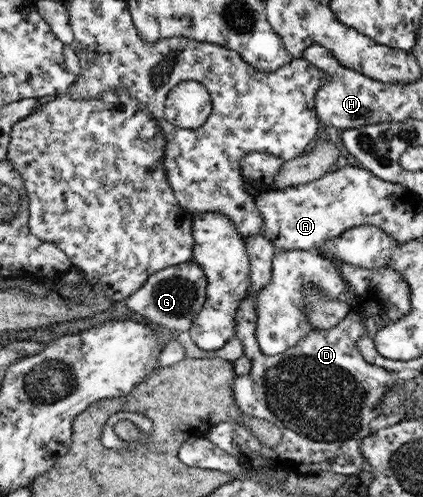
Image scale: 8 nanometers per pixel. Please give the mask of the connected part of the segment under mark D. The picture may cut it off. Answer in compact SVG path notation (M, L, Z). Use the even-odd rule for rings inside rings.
M261 234L245 236L245 247L247 249L247 253L249 253L249 279L251 279L251 285L247 288L247 296L239 302L239 308L237 308L237 312L235 312L235 335L239 341L243 344L243 356L246 356L249 360L251 360L252 368L248 375L236 376L234 379L234 383L232 384L232 395L234 397L235 404L237 408L243 413L247 415L252 415L253 417L260 417L269 422L273 422L274 425L277 425L283 433L284 438L281 441L280 445L276 447L269 448L265 445L262 445L243 425L240 425L239 421L231 421L231 422L219 422L215 425L207 434L206 438L208 441L211 441L216 447L225 451L225 453L229 453L233 457L237 457L240 460L242 465L245 468L250 469L258 469L259 467L269 467L273 470L282 470L287 473L297 473L297 475L313 475L313 473L319 473L320 471L333 471L335 473L339 473L345 476L356 477L363 469L363 464L365 463L365 457L363 457L363 453L361 453L361 449L359 449L359 443L365 438L371 435L371 432L368 428L368 424L371 423L372 419L375 419L379 415L378 407L379 401L383 398L383 395L386 395L388 391L394 385L396 385L395 380L392 380L391 375L389 375L389 370L382 369L381 367L372 365L370 362L365 361L363 359L363 355L359 353L359 338L365 334L365 325L363 325L363 313L359 313L357 309L349 309L349 313L339 321L335 327L331 327L331 329L327 330L313 330L311 334L307 334L297 342L296 346L290 347L287 351L280 353L279 355L267 355L261 351L261 348L258 346L256 340L256 321L257 321L257 311L255 311L255 304L257 304L257 292L265 286L267 286L267 282L271 281L271 266L273 261L273 254L275 254L275 247L269 239L265 239Z

